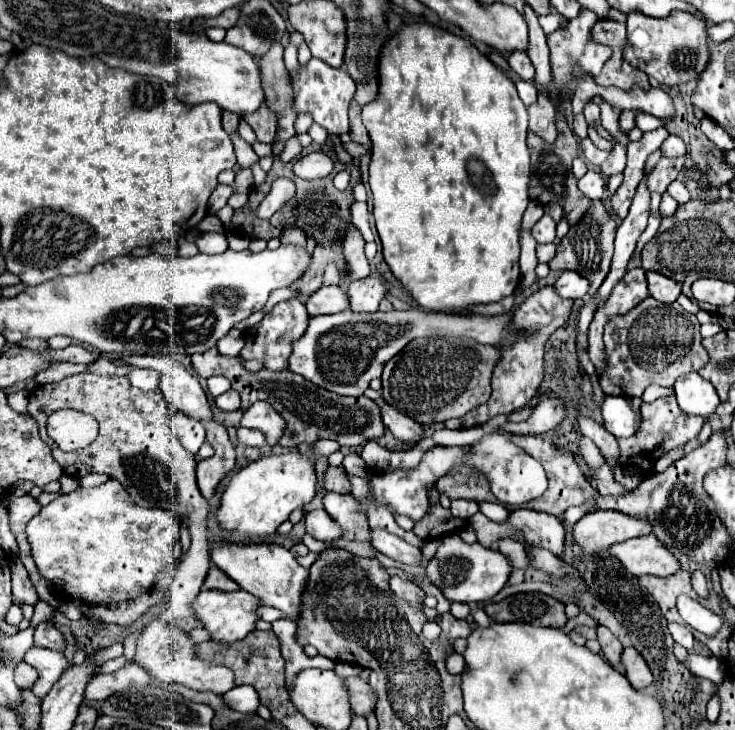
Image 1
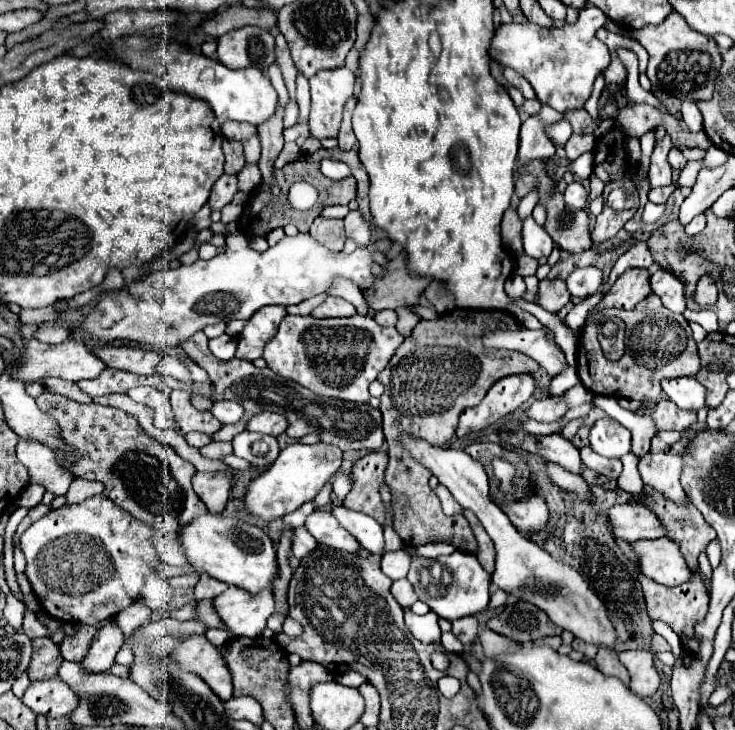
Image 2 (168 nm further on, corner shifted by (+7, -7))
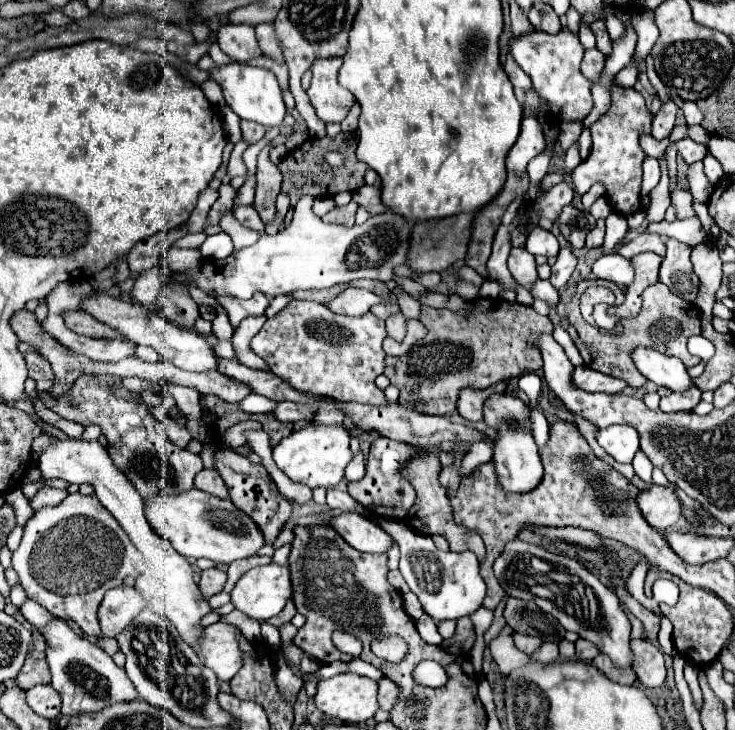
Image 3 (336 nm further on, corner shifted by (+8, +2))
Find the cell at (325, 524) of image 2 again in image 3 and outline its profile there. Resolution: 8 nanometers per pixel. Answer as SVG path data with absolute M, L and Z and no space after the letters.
M338 514L330 520L330 526L356 550L360 552L386 552L392 544L390 534L386 534L374 520L356 514Z

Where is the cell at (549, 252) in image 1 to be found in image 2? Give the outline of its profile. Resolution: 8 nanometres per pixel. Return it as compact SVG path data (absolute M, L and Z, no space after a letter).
M521 255L521 257L517 257L515 273L521 275L521 277L529 277L529 275L535 275L537 267L539 267L537 259L533 259L533 257L529 257L529 255Z

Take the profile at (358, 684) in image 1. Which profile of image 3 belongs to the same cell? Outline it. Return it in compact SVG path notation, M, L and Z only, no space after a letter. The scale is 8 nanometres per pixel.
M388 678L378 680L378 706L380 706L380 710L390 710L392 704L396 702L396 696L398 696L398 688L392 680L388 680Z

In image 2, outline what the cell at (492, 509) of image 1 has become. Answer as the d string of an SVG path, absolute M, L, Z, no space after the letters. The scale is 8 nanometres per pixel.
M401 435L401 445L411 451L411 455L421 461L437 479L443 483L451 495L461 503L461 507L471 509L489 537L495 543L497 549L497 561L495 561L495 571L491 575L491 581L503 589L505 593L529 601L537 605L541 611L547 613L547 617L561 629L571 631L577 639L593 645L603 645L609 647L609 651L615 649L617 633L615 627L607 615L607 605L593 593L593 589L587 585L587 581L569 565L553 559L545 549L541 549L535 541L525 539L519 535L519 531L511 525L509 517L491 503L489 499L489 481L483 465L469 457L463 449L439 449L431 447L429 443Z

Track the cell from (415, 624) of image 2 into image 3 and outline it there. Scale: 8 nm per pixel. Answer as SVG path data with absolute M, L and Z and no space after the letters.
M422 614L422 618L416 620L416 630L418 630L418 634L422 636L422 640L428 642L428 644L442 644L442 640L444 640L444 638L440 636L440 632L438 632L436 620L430 618L428 614Z

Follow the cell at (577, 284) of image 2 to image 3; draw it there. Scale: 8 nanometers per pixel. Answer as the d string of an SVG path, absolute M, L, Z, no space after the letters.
M606 254L600 256L594 264L592 264L592 272L596 278L602 280L612 280L616 284L630 284L634 280L634 270L630 260L618 256L618 254Z

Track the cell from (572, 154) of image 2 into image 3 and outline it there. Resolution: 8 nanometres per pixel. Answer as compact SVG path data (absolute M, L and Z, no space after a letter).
M574 142L574 144L568 148L568 152L566 152L566 158L564 158L566 170L574 170L574 168L576 168L580 162L582 162L582 160L580 160L580 148L578 148L578 144Z

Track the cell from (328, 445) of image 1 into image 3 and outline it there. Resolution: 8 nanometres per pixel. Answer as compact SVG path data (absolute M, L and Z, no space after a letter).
M304 426L298 432L292 432L274 448L276 466L298 484L306 484L310 488L332 488L344 478L344 468L352 460L350 452L350 434L344 426L320 426L314 428Z

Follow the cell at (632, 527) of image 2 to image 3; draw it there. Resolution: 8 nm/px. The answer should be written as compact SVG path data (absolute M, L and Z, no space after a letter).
M656 484L650 486L648 490L638 494L636 504L638 504L644 520L658 532L664 532L666 528L676 524L676 520L682 514L680 502L678 502L674 490L666 488L666 486L656 486Z

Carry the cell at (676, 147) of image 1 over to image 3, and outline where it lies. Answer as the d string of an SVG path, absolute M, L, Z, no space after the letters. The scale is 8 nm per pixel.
M682 138L682 140L678 140L674 146L676 146L678 154L684 158L686 164L692 164L692 162L702 160L702 158L706 156L706 152L708 152L704 144L698 144L698 142L690 140L690 138Z

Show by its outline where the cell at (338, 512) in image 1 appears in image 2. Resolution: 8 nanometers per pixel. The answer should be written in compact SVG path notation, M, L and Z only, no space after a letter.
M339 471L339 473L335 475L335 481L333 481L333 493L337 495L339 503L345 499L345 495L351 491L351 487L353 487L353 477L351 477L349 473Z

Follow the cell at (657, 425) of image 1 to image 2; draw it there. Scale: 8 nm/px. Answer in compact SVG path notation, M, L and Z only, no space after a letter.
M661 399L651 417L657 423L657 431L681 431L697 421L697 413L685 413L677 409L677 405L673 405L669 399Z

